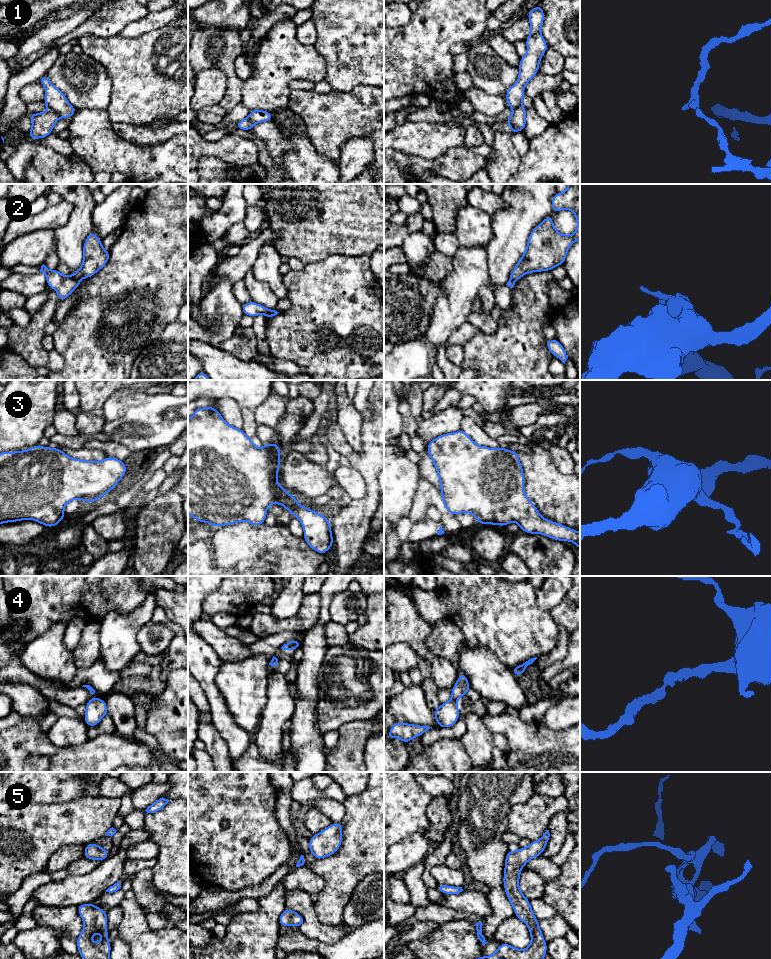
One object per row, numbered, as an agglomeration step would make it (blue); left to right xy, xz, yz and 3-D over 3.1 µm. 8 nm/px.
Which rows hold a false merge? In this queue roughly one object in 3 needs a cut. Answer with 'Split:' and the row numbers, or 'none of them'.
Split: 1, 2

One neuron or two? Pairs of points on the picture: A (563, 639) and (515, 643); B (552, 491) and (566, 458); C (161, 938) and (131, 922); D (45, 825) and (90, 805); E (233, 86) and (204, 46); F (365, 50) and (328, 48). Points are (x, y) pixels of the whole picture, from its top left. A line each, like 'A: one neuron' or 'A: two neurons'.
A: two neurons
B: two neurons
C: one neuron
D: one neuron
E: one neuron
F: one neuron

